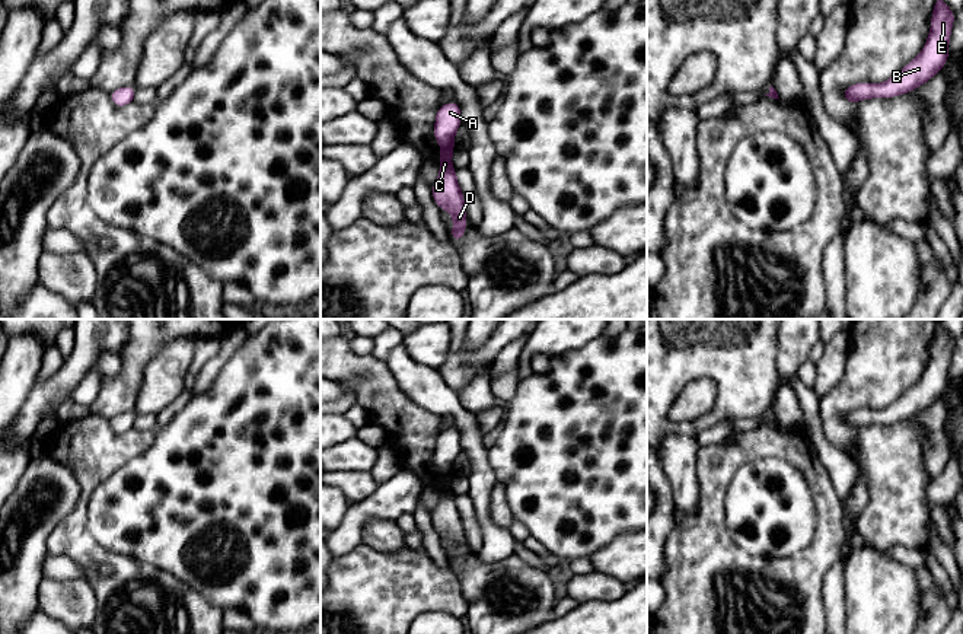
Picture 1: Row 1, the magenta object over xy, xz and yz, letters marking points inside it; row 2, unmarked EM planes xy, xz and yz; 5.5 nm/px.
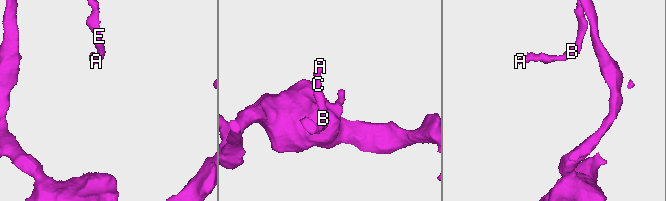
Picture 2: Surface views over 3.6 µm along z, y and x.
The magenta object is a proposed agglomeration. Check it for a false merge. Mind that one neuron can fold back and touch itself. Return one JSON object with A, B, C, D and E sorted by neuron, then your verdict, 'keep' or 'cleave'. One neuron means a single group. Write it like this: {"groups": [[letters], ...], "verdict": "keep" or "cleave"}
{"groups": [["A", "B", "C", "D", "E"]], "verdict": "keep"}

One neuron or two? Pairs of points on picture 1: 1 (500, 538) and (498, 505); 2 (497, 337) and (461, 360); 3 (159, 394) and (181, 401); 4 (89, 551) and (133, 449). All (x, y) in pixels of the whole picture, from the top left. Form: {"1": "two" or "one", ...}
{"1": "two", "2": "one", "3": "two", "4": "one"}

